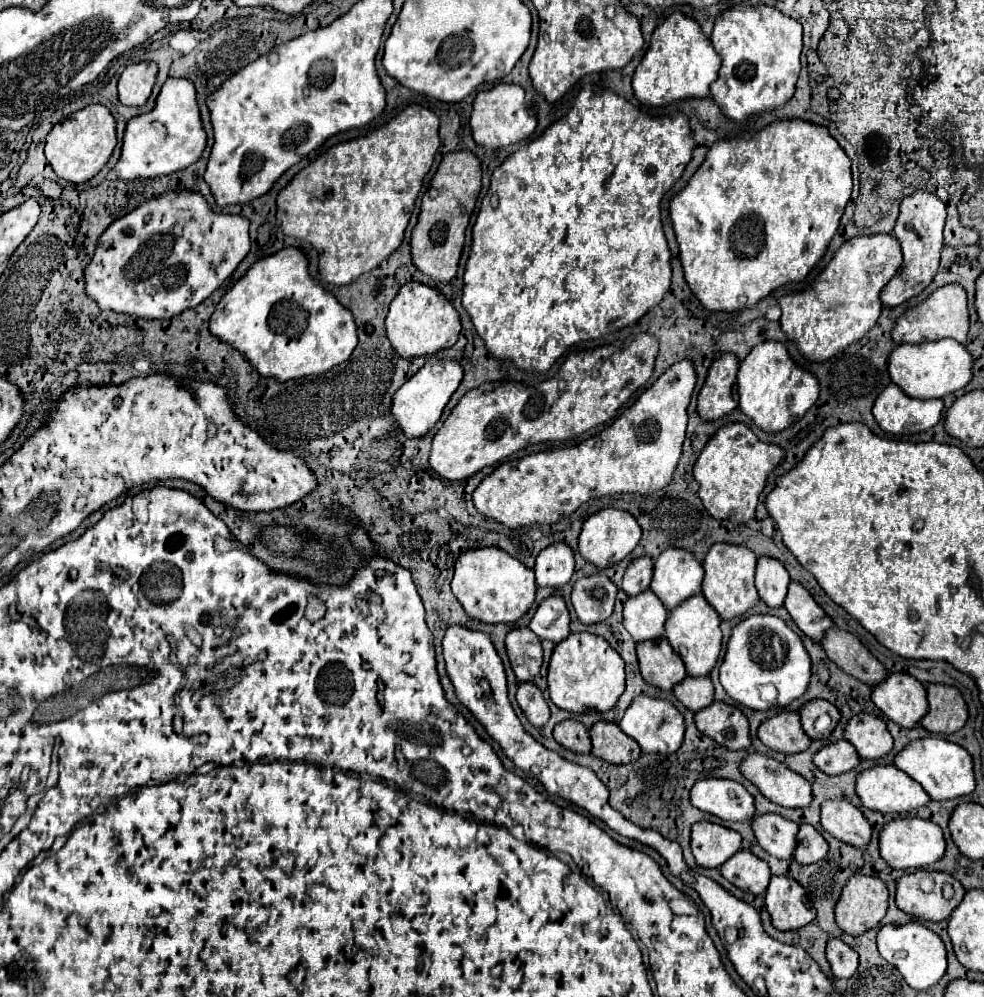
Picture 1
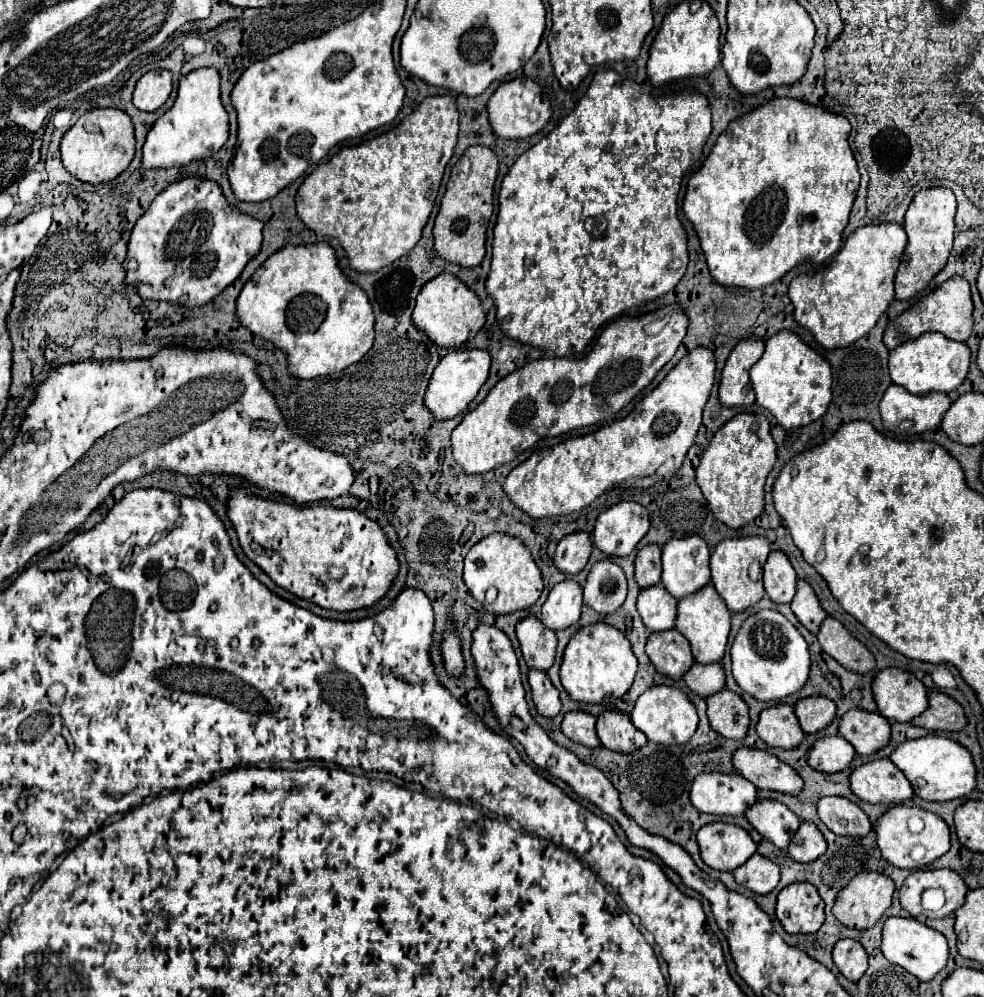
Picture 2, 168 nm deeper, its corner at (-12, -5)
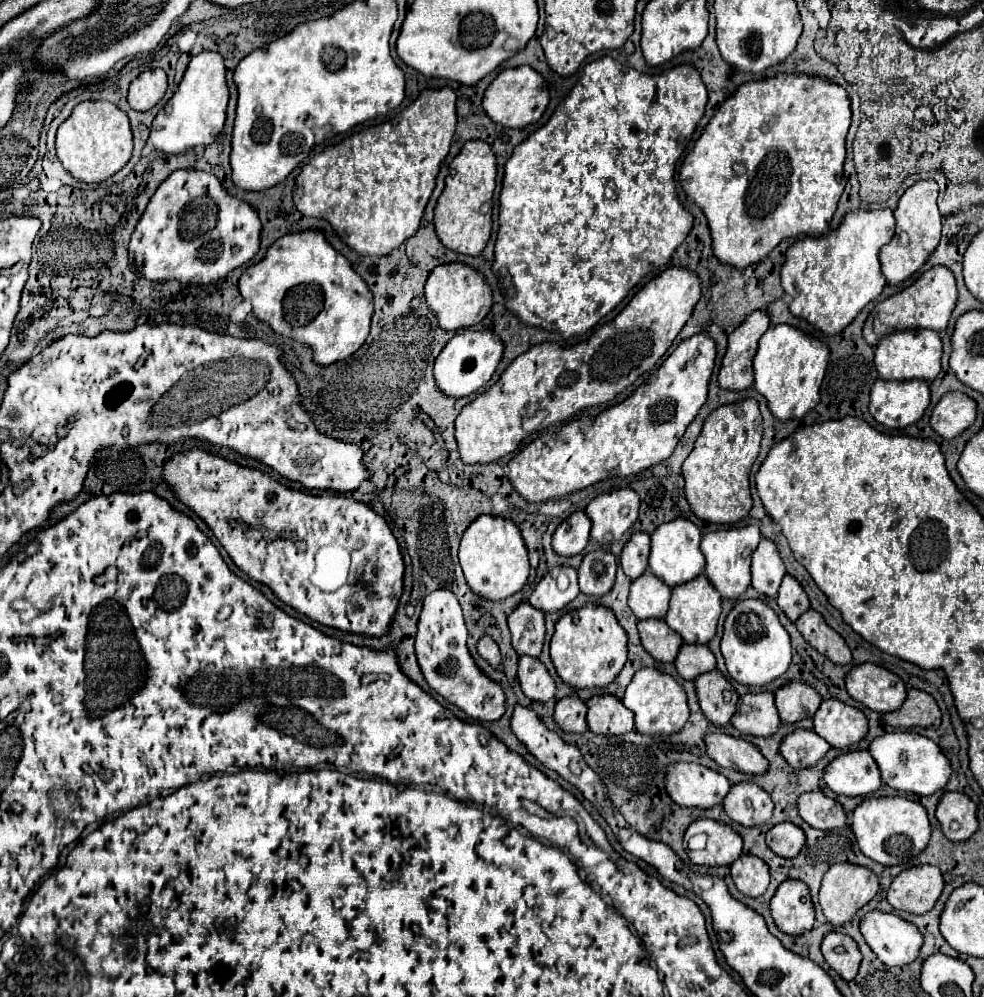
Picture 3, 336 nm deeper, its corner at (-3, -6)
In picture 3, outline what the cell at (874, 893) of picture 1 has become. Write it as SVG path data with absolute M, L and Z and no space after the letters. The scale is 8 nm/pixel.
M834 864L824 874L822 888L820 888L820 906L826 920L834 926L842 926L850 922L856 916L856 912L876 896L878 888L880 888L878 876L872 870L864 866L856 866L856 864Z

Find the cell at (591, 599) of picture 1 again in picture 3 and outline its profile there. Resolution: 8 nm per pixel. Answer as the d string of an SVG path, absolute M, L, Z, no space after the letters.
M588 552L578 568L580 590L586 596L604 596L612 590L616 576L616 558L608 552Z

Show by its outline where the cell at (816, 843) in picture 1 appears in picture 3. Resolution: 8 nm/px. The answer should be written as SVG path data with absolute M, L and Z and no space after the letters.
M792 822L776 824L766 834L766 844L782 858L794 858L806 844L806 834Z

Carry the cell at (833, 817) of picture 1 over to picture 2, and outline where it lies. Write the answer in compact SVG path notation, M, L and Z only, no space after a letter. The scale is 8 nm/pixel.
M823 797L817 803L817 813L821 821L835 835L865 837L871 831L871 821L861 807L847 801L845 797Z

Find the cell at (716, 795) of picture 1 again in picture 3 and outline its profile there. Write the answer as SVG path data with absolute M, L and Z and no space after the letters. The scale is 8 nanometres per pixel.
M674 764L666 774L668 796L684 808L710 810L724 802L732 782L702 764Z

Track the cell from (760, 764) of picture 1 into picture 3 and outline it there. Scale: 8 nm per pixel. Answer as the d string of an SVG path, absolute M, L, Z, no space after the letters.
M720 732L708 734L706 748L708 748L708 756L722 768L740 770L752 776L766 774L768 770L768 760L762 756L762 752L754 744L742 738L732 738Z

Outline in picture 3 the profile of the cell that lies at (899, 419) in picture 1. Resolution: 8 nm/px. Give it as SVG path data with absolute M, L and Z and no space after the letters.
M876 380L870 392L870 414L886 428L906 428L918 422L930 404L930 384L925 380Z

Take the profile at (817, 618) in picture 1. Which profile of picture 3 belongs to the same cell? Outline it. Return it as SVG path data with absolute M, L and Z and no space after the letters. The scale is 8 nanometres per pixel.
M784 576L776 602L790 622L796 622L804 612L810 610L810 602L808 602L804 588L792 576Z

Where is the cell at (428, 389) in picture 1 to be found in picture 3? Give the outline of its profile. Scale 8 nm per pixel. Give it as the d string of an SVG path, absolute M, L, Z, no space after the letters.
M460 332L438 354L434 380L438 390L448 398L464 398L478 392L494 374L502 358L502 342L490 332Z

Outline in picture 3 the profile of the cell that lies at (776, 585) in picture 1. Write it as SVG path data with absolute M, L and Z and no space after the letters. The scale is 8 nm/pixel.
M762 538L752 554L752 586L764 596L778 596L786 566L772 540Z

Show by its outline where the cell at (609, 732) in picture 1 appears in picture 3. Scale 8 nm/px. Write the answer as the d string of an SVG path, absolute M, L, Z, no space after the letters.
M594 696L588 700L588 726L602 736L628 734L634 730L634 714L614 696Z

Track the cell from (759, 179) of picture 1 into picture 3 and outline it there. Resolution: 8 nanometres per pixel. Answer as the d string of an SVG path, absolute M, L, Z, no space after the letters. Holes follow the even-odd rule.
M776 76L776 78L766 78L766 80L750 80L744 86L738 88L738 92L734 96L730 96L714 114L714 118L710 120L710 124L704 128L702 136L698 138L698 142L694 144L692 152L686 156L686 160L682 162L680 168L680 182L682 188L686 192L686 198L690 202L694 202L706 216L708 220L708 228L710 228L710 236L712 236L712 252L714 256L722 262L728 264L736 270L744 270L748 266L760 264L768 258L768 254L786 238L800 238L800 236L822 236L828 234L830 230L830 220L836 212L838 200L844 192L846 186L846 178L844 178L844 140L850 128L850 100L848 100L848 92L844 88L840 88L838 84L834 84L832 80L814 80L812 76ZM736 164L744 164L744 172L738 174L734 170Z

